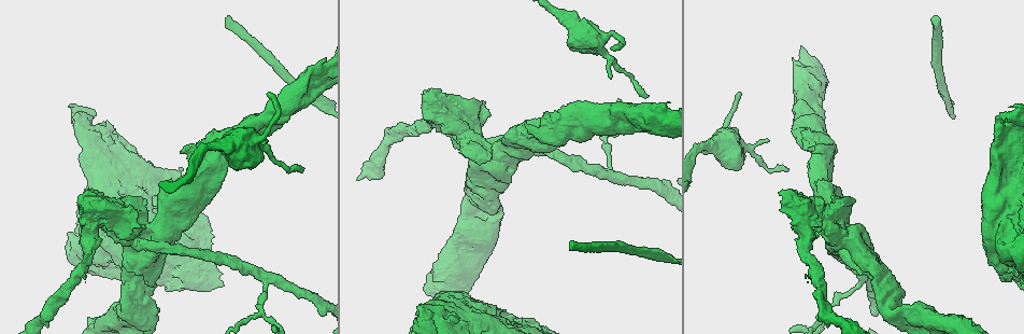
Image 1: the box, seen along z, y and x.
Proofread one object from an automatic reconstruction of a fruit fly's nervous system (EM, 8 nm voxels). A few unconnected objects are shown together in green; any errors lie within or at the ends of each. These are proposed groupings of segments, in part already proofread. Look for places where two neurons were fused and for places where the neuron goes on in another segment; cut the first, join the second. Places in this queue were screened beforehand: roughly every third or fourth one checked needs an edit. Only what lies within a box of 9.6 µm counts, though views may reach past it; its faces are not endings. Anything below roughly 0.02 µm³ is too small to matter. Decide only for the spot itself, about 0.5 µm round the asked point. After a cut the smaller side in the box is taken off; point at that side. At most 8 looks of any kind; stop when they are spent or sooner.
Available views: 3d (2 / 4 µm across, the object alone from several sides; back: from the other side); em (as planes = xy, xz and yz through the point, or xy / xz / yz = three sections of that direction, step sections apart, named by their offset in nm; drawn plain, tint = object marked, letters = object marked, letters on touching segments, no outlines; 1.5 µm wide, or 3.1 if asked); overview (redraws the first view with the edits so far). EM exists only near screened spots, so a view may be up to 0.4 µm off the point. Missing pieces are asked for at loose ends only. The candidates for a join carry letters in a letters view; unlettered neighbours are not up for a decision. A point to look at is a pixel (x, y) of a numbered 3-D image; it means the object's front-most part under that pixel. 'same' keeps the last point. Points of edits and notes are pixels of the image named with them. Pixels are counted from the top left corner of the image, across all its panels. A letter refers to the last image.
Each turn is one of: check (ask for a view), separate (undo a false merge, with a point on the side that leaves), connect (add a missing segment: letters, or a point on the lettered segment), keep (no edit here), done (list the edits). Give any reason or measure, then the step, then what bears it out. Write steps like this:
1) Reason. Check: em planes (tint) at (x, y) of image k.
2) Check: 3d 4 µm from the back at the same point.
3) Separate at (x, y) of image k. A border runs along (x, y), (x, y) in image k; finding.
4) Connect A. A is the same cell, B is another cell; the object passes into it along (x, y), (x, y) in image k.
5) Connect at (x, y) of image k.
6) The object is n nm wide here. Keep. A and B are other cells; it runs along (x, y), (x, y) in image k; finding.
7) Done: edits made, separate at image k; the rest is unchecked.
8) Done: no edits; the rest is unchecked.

Branch stops here. Check: em xz step 4 (letters) at (934, 16) of image 1.

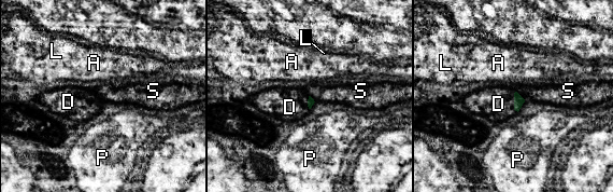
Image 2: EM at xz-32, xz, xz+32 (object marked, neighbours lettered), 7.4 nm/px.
The longest contact is with D, 160 nm. Connect D. D is the same cell, A, L, P and S are other cells; the object passes into it along (518, 100), (514, 103), (498, 104) in image 2; it goes on there.

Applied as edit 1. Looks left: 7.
Free end. Check: em planes (tint) at (610, 47) of image 1.

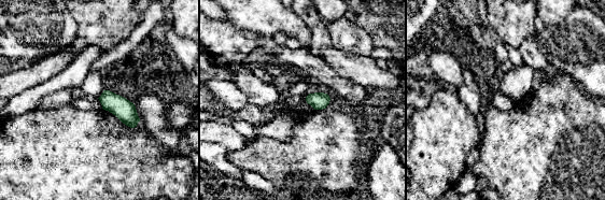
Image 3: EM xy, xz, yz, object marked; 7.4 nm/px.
Check: em planes (letters) at the same point.

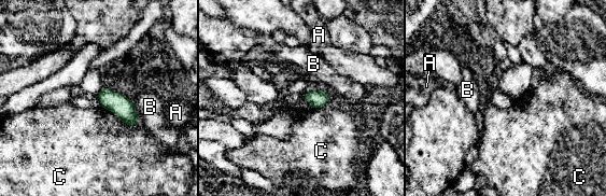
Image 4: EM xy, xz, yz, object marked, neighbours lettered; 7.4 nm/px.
The object is 130 nm wide here. Keep. A, B and C are other cells; a border runs along (101, 106), (129, 125), (138, 120) in image 4; none of them fits.

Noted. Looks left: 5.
Done: edits made, connect at image 2; the rest is unchecked.

